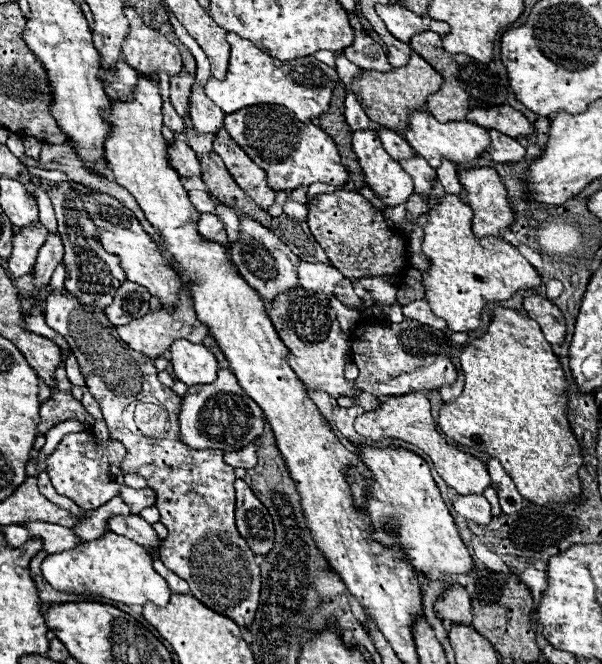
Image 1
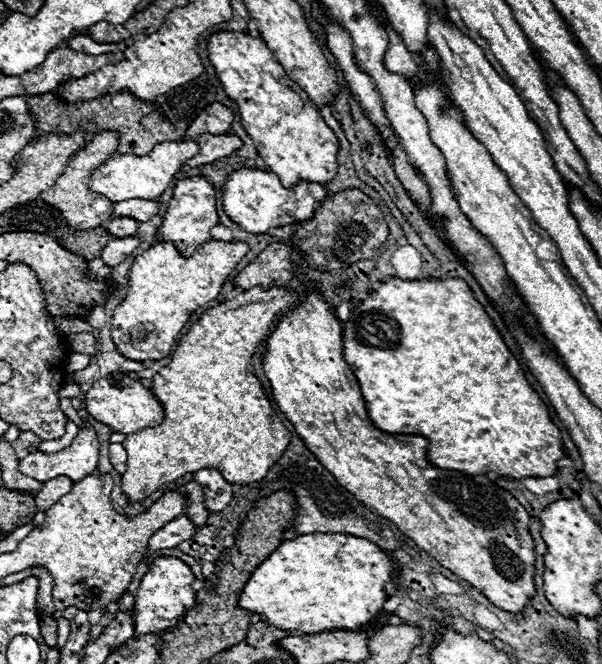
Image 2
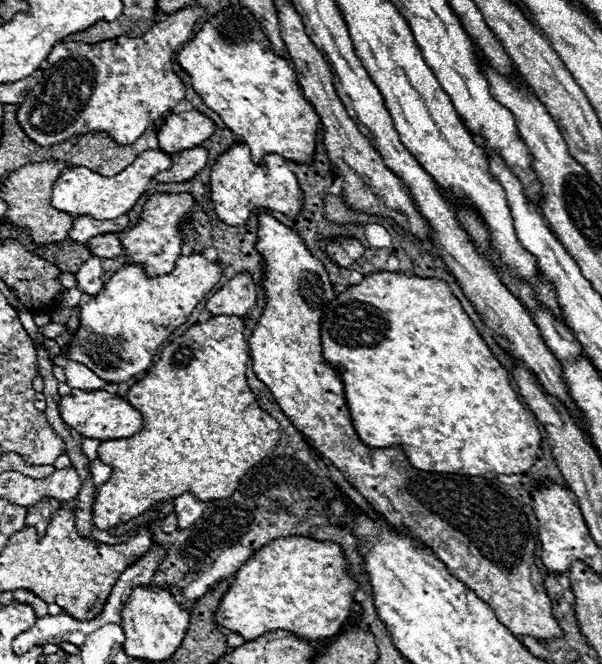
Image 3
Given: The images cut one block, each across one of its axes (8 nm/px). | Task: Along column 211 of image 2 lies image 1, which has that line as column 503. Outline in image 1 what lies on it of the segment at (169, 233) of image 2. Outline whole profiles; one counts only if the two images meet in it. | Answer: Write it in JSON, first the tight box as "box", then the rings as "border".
{"box":[458,168,516,238],"border":[[[472,168],[472,170],[460,170],[458,178],[468,194],[468,202],[470,208],[474,210],[474,220],[472,220],[472,228],[474,234],[478,238],[502,238],[502,230],[510,228],[516,222],[514,210],[510,208],[510,198],[508,198],[508,190],[504,186],[504,182],[500,180],[500,176],[496,174],[496,170],[492,168]]]}

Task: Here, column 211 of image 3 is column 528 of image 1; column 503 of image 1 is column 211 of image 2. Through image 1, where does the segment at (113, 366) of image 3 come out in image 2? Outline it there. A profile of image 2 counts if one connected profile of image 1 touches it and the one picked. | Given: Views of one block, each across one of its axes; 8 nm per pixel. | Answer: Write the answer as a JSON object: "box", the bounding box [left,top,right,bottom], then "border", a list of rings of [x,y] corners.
{"box":[112,240,246,360],"border":[[[208,240],[194,256],[184,258],[172,242],[154,244],[142,252],[130,268],[128,296],[120,302],[112,316],[112,340],[120,354],[130,360],[160,360],[166,358],[190,316],[206,302],[214,300],[232,274],[236,264],[246,256],[246,242]]]}

